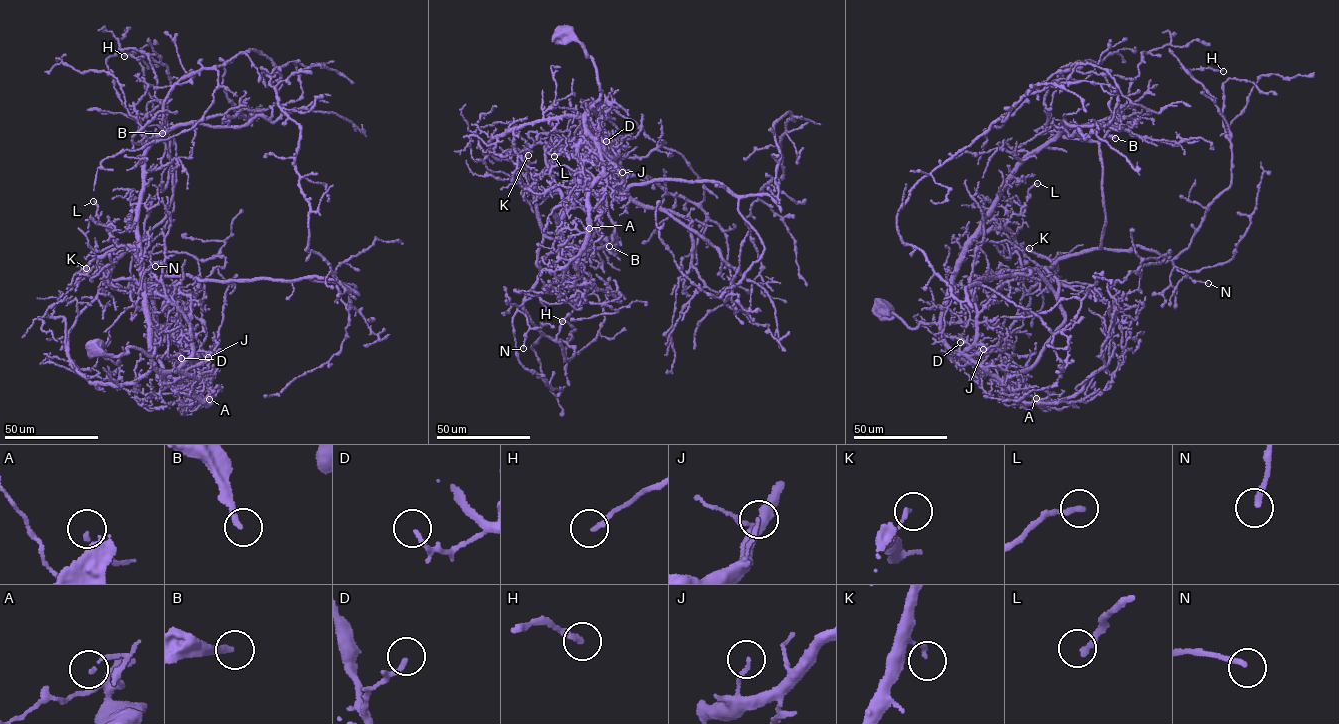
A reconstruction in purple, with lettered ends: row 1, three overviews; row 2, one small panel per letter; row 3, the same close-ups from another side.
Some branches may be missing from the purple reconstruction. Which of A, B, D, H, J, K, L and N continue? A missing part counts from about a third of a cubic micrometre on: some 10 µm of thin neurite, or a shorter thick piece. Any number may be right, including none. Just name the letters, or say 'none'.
B, D, H, N

